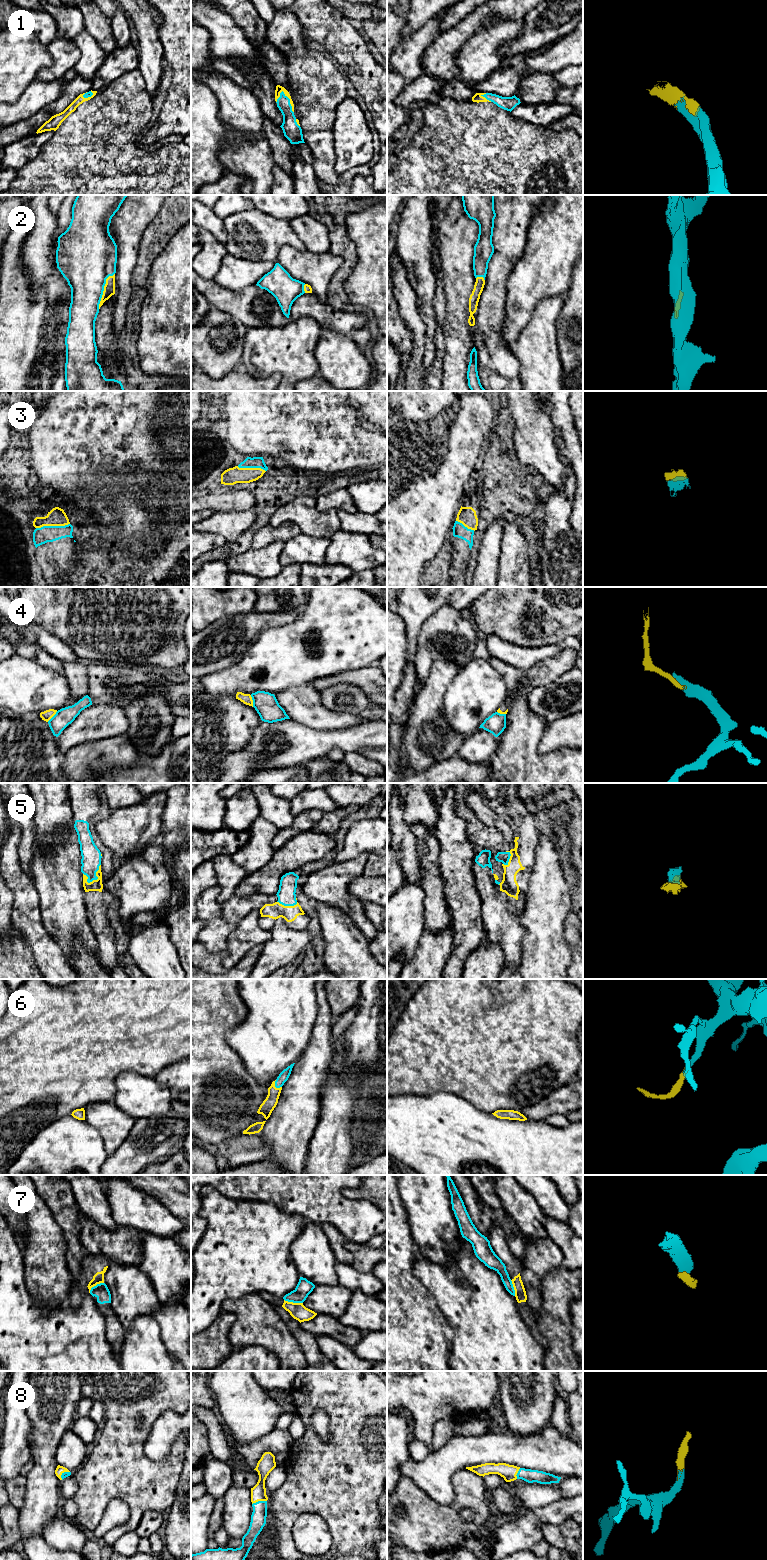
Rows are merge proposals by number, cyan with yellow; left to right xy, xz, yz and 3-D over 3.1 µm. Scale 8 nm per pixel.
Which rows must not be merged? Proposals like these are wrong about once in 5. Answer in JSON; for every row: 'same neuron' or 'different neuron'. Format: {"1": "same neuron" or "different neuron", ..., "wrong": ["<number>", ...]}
{"1": "same neuron", "2": "same neuron", "3": "same neuron", "4": "different neuron", "5": "same neuron", "6": "same neuron", "7": "different neuron", "8": "same neuron", "wrong": ["4", "7"]}

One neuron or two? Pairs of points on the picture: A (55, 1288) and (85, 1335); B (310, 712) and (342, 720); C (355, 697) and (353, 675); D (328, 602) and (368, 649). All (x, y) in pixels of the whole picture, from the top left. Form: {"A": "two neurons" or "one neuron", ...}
{"A": "two neurons", "B": "one neuron", "C": "two neurons", "D": "one neuron"}

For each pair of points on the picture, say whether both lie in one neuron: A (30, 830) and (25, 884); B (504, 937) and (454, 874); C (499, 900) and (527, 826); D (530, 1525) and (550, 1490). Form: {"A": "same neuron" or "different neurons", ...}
{"A": "different neurons", "B": "different neurons", "C": "same neuron", "D": "different neurons"}

